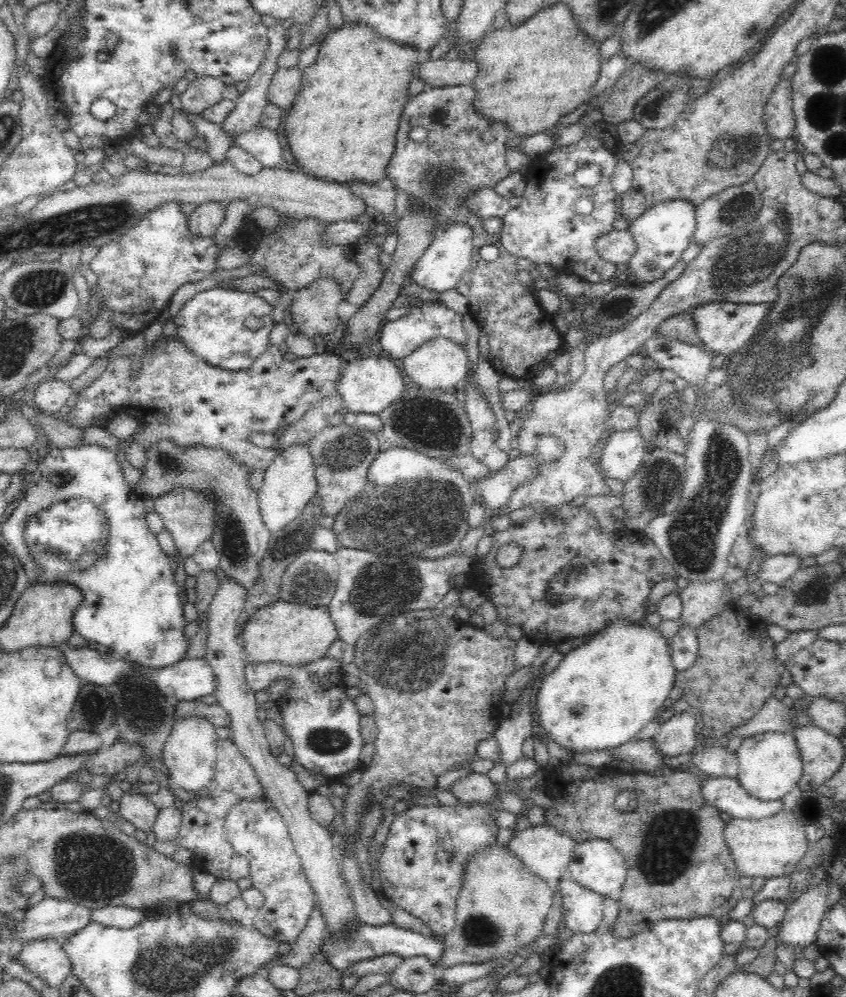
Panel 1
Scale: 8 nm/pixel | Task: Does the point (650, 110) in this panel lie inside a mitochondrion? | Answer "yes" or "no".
yes

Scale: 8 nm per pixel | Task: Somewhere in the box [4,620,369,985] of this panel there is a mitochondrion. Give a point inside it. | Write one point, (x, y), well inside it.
(93, 867)

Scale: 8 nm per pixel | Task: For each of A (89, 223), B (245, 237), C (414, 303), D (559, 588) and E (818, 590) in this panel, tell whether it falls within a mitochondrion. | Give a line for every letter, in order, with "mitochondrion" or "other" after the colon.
A: mitochondrion
B: other
C: other
D: mitochondrion
E: mitochondrion

